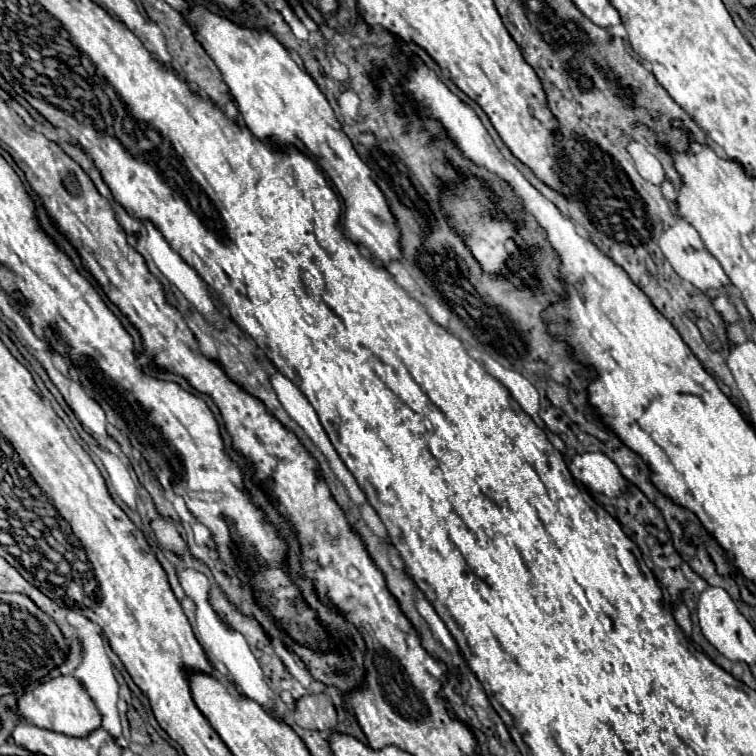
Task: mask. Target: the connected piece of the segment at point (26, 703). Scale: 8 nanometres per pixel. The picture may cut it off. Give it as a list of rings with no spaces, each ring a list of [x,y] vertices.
[[[71,676],[51,678],[47,682],[41,682],[37,688],[25,692],[17,700],[15,712],[23,722],[35,724],[35,726],[45,728],[45,730],[61,732],[61,734],[67,734],[67,736],[77,736],[77,738],[87,736],[89,732],[97,730],[99,724],[101,724],[101,714],[99,714],[97,706],[93,704],[89,694],[85,692],[83,684],[77,678],[71,678]]]

